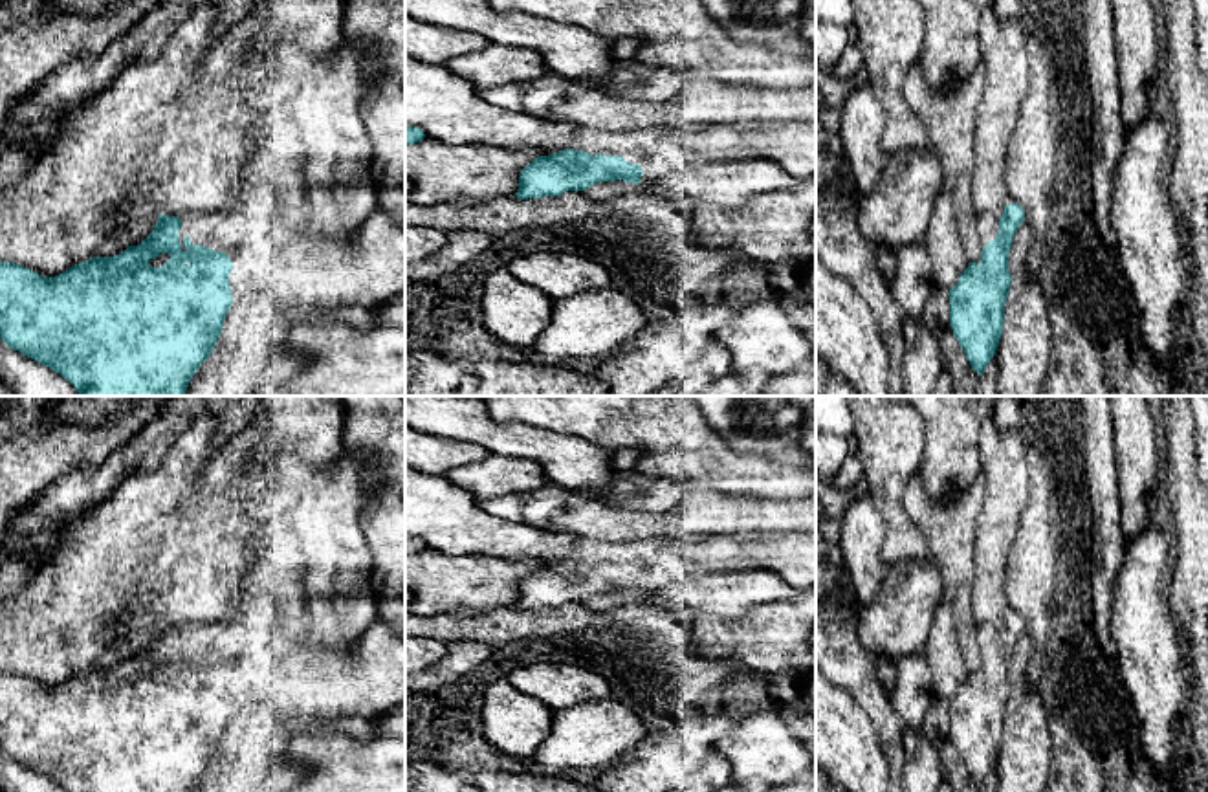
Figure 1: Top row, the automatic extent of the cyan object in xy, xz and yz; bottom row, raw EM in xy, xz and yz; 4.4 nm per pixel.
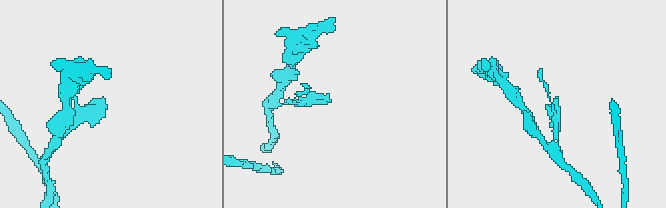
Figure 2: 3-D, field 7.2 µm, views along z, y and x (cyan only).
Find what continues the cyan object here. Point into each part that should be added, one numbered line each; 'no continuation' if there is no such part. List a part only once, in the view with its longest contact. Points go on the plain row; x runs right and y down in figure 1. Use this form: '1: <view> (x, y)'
no continuation

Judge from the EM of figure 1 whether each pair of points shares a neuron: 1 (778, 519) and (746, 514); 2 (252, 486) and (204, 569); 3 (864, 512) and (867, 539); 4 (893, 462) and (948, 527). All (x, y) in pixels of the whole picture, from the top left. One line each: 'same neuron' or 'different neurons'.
1: same neuron
2: same neuron
3: same neuron
4: different neurons

